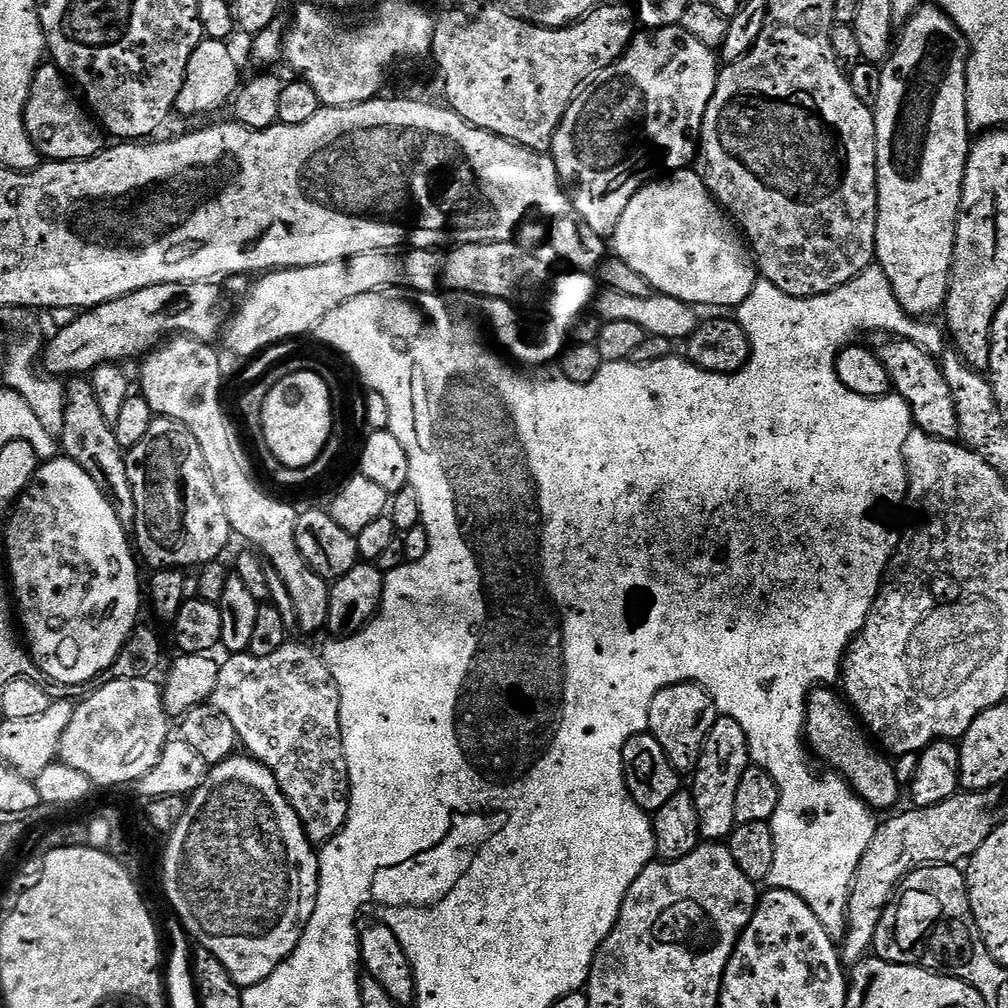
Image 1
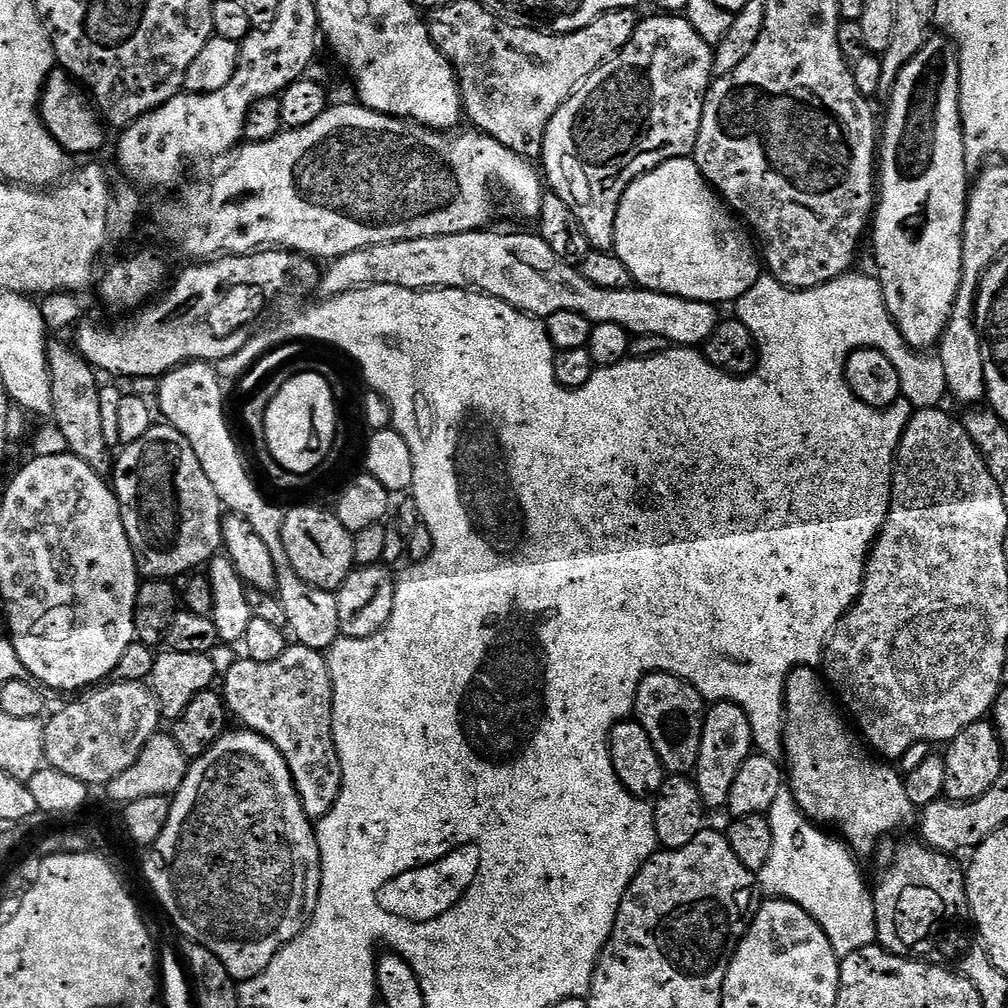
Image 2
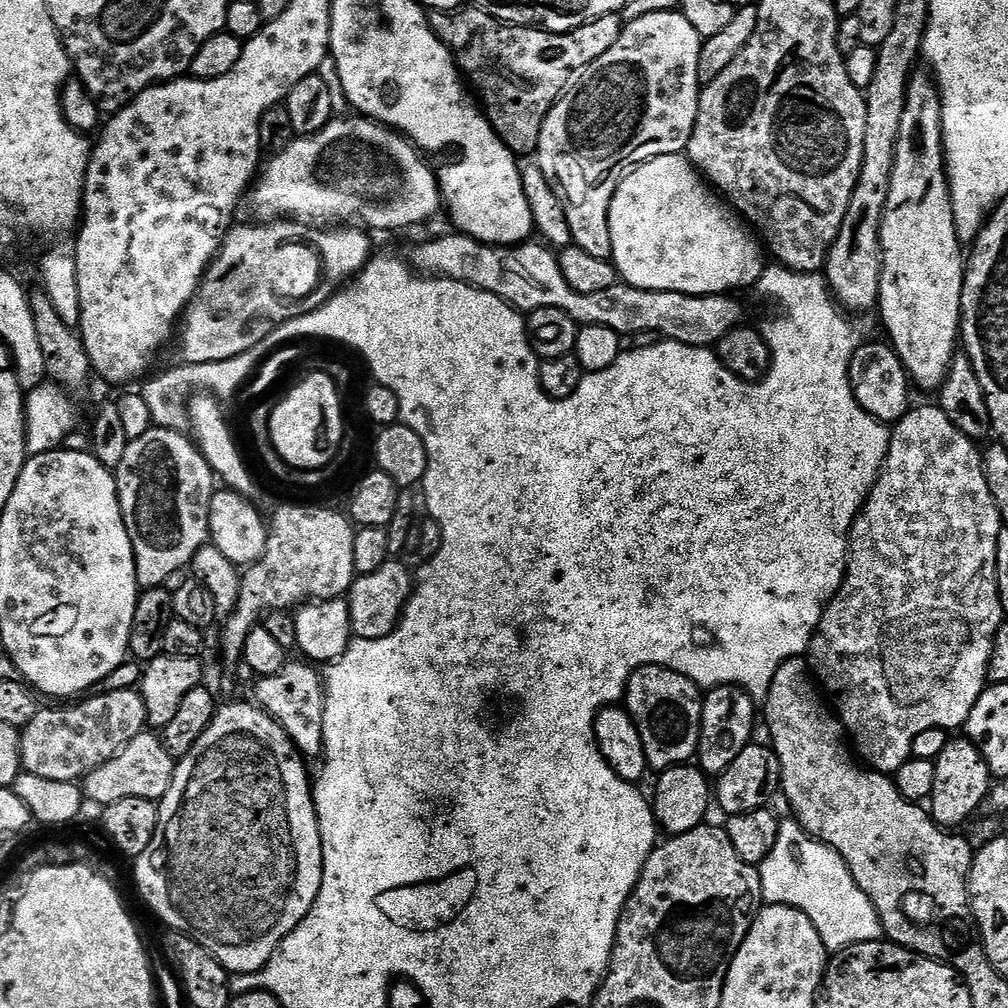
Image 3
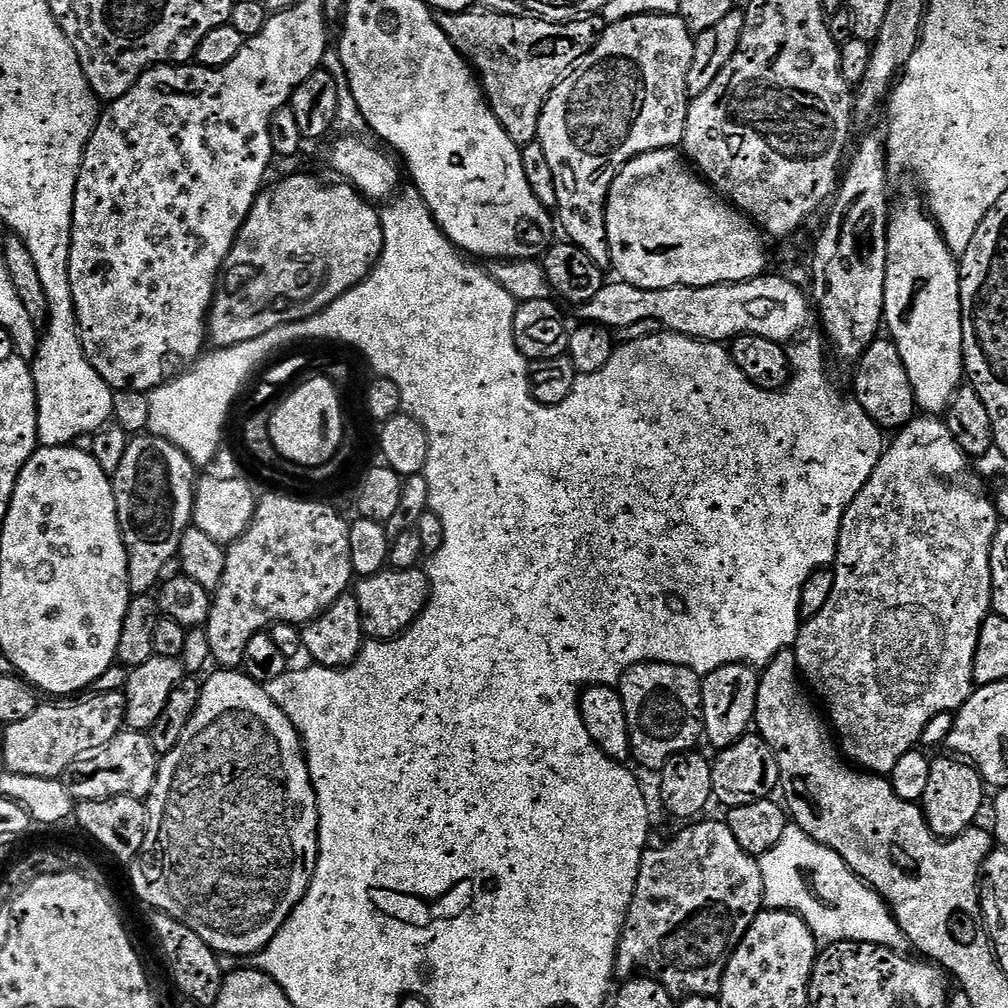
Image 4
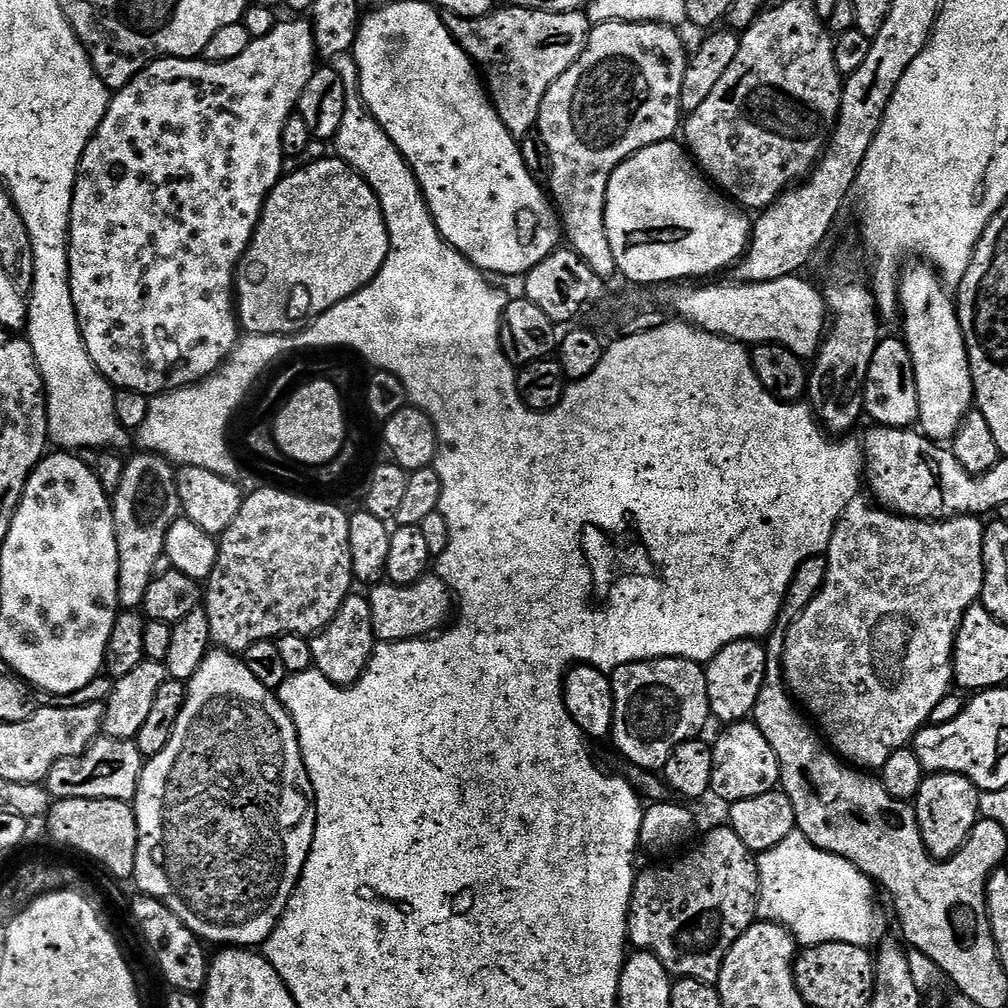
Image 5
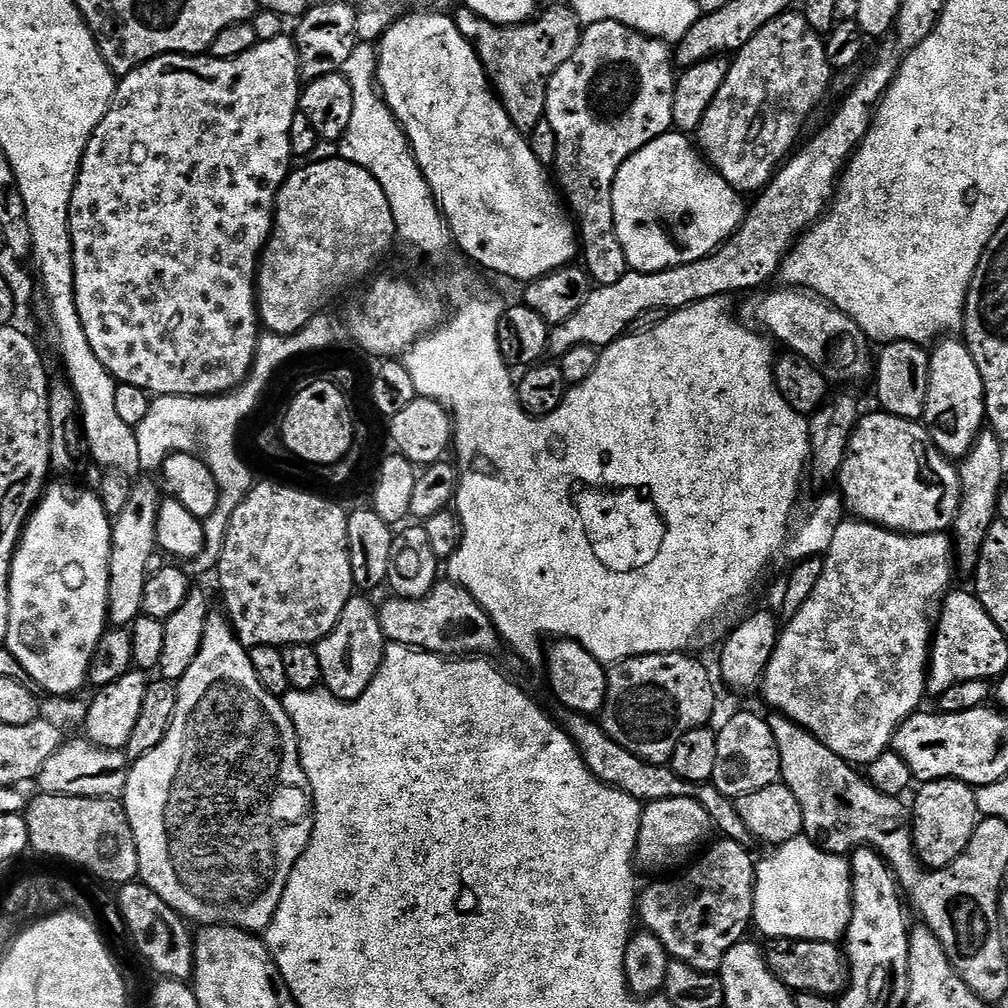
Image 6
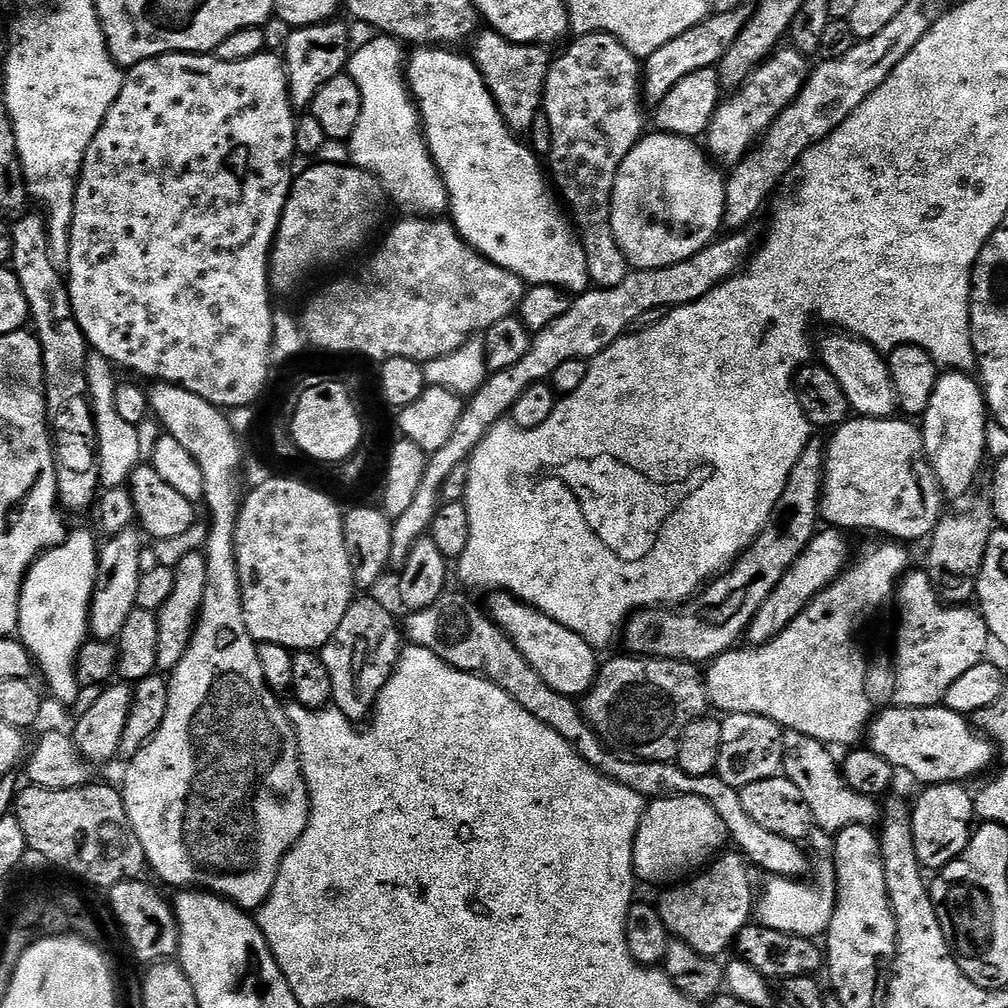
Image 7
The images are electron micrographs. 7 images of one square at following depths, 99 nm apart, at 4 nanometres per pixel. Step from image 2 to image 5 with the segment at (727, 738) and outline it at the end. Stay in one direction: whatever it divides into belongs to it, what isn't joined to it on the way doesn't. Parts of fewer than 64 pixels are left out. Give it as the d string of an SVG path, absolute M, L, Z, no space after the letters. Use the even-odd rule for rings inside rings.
M735 640L730 642L714 658L707 661L704 673L706 674L706 694L710 698L710 710L715 719L721 720L721 725L739 724L747 721L754 710L754 702L758 702L758 693L762 691L762 682L766 678L766 662L768 661L767 647L760 640Z

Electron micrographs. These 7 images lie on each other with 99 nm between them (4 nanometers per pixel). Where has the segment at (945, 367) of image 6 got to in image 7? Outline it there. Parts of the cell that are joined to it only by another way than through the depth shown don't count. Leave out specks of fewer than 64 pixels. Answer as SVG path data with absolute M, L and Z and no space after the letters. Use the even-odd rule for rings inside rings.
M945 371L934 386L930 406L922 417L928 463L931 464L945 497L967 496L973 491L972 483L986 461L989 423L990 413L983 387L967 372Z

